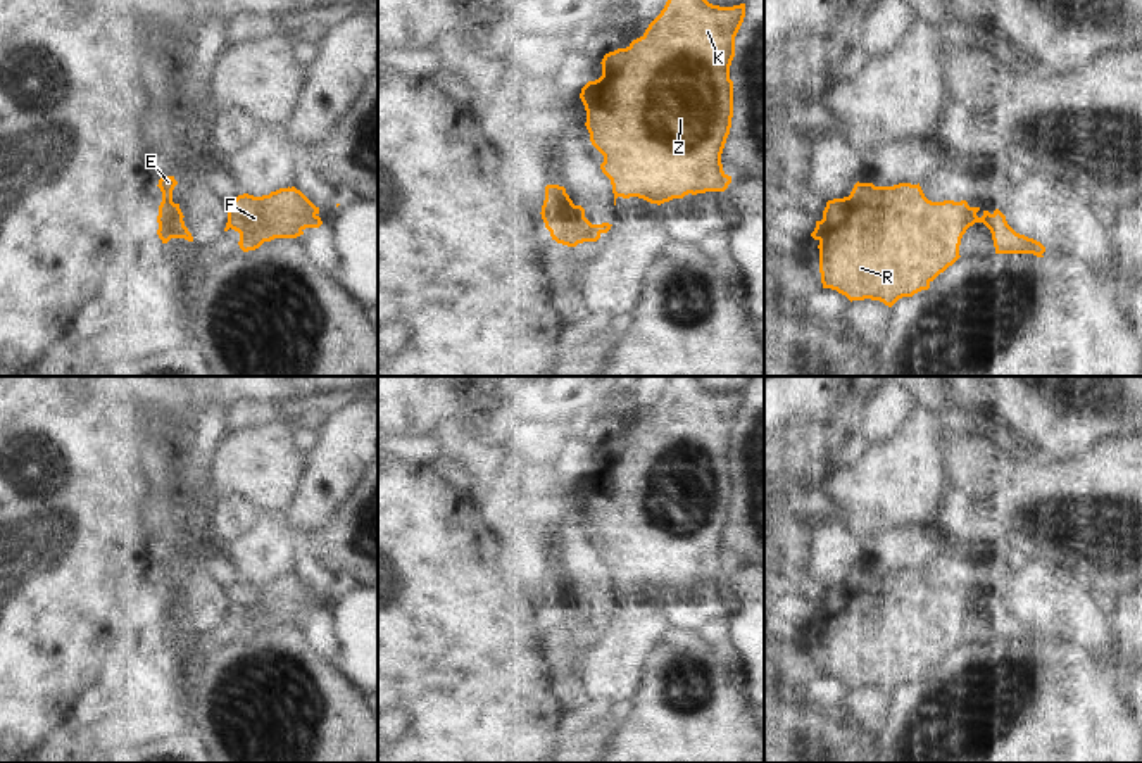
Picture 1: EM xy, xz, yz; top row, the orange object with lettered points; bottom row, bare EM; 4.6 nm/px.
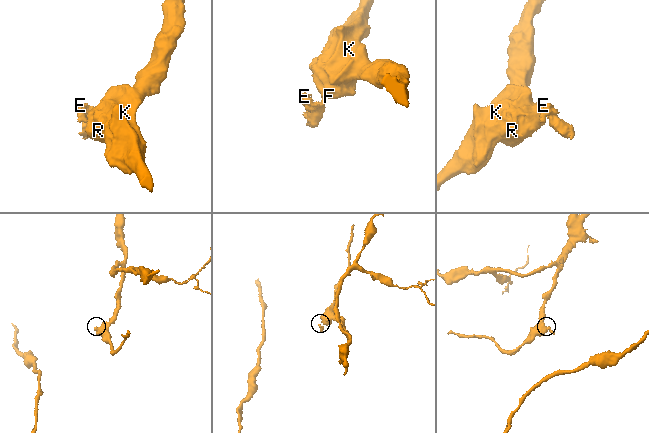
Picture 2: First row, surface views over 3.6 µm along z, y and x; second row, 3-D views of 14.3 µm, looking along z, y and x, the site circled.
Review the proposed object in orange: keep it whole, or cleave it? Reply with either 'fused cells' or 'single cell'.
fused cells

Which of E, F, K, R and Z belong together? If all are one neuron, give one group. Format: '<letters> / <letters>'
E / F K R Z

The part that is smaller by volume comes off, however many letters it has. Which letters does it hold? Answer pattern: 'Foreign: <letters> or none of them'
Foreign: E

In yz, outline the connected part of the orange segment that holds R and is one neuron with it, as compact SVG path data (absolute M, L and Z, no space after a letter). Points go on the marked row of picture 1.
M856 183L850 195L826 202L823 219L811 233L819 242L823 288L837 290L852 300L880 300L892 307L902 297L928 290L930 283L952 266L966 233L968 202L932 202L919 183L875 186Z

